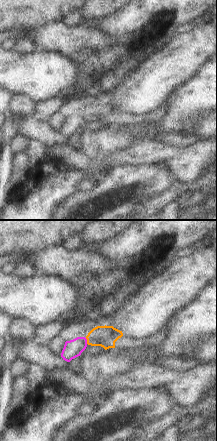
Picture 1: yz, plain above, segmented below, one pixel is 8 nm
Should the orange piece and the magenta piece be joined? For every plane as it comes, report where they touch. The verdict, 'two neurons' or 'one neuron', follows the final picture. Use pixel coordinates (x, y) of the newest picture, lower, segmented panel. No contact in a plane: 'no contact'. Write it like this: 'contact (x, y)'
contact (87, 341)

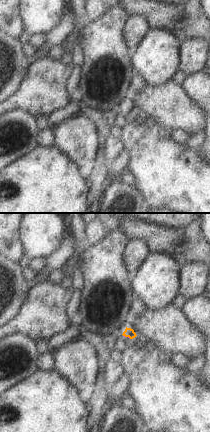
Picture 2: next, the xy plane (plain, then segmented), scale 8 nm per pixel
no contact

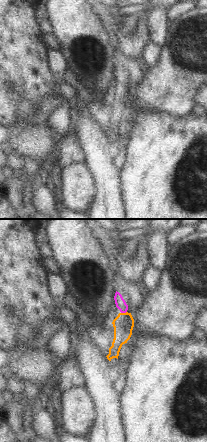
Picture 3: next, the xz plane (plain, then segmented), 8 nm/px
contact (123, 313)

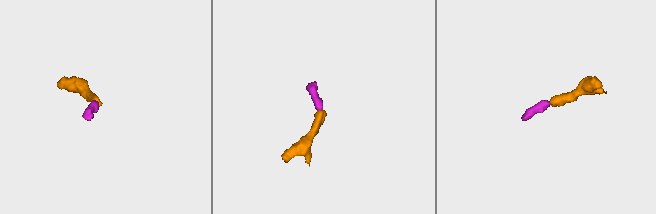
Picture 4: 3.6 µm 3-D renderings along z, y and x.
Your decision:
one neuron

